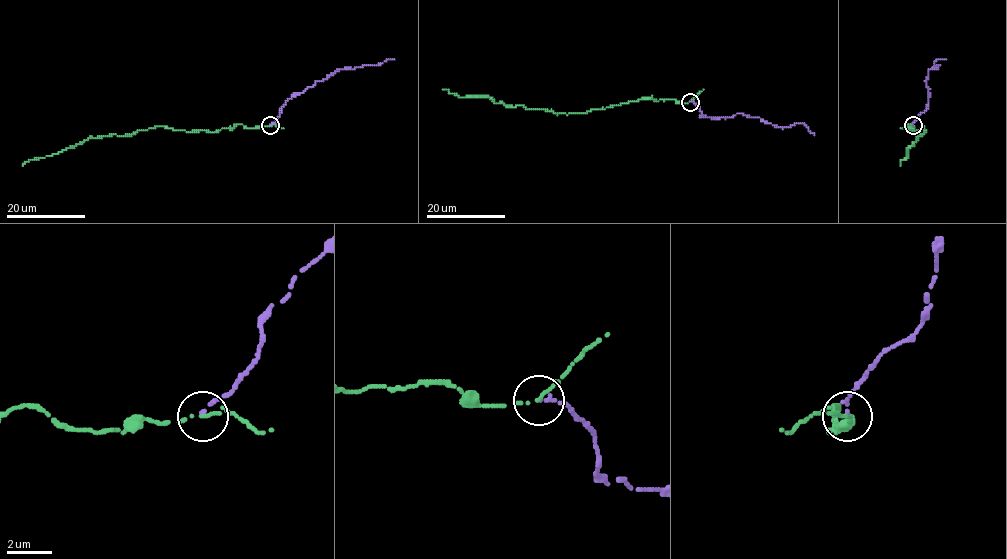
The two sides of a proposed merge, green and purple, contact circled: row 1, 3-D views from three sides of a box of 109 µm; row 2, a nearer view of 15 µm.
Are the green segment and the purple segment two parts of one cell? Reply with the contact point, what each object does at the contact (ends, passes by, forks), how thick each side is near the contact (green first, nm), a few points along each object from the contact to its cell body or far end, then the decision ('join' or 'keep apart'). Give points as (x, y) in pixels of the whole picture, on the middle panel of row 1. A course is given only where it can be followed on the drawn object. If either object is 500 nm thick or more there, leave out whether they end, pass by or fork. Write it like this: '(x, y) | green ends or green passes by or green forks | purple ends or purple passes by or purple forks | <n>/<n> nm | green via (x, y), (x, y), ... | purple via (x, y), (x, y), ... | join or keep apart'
(690, 102) | green passes by | purple ends | 100/180 nm | green via (690, 102), (643, 98), (567, 114), (529, 110), (523, 105), (505, 107), (489, 97), (460, 98), (443, 89) | purple via (690, 102), (695, 103), (701, 115), (707, 117), (729, 117), (740, 112), (780, 127), (801, 122), (814, 134) | join

